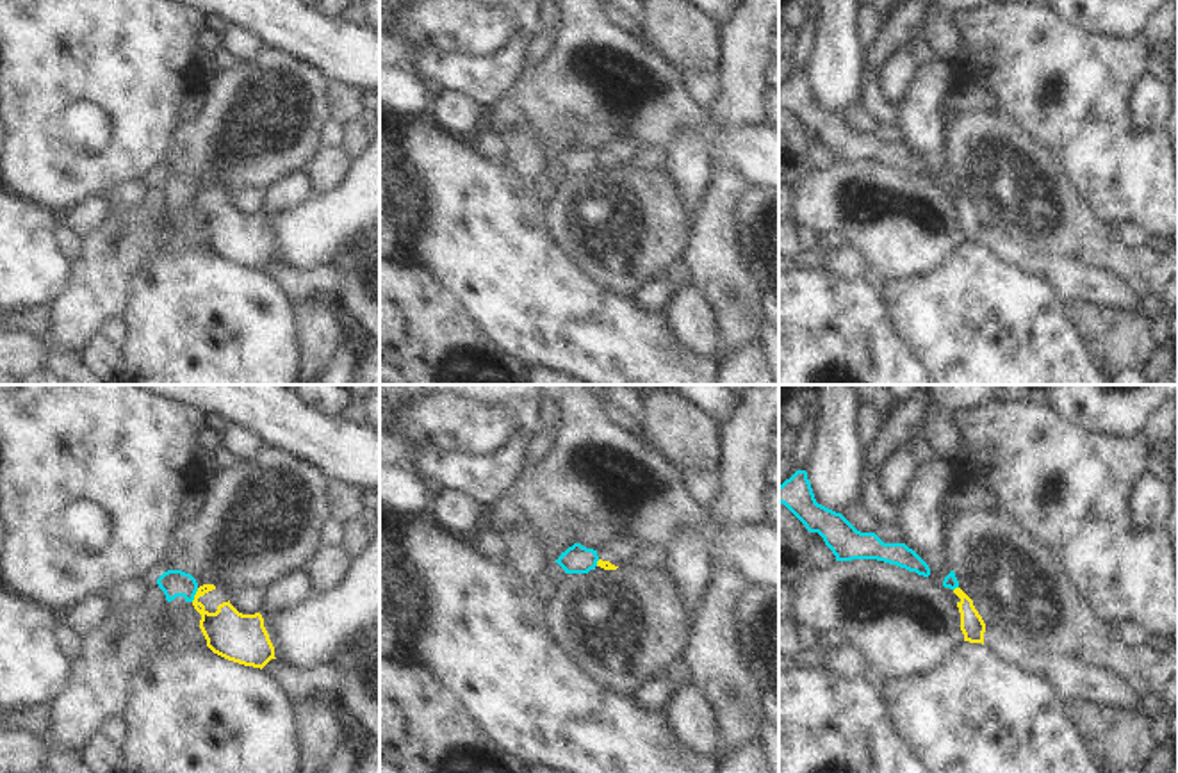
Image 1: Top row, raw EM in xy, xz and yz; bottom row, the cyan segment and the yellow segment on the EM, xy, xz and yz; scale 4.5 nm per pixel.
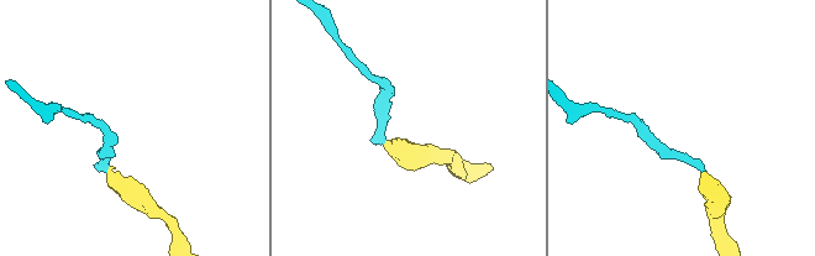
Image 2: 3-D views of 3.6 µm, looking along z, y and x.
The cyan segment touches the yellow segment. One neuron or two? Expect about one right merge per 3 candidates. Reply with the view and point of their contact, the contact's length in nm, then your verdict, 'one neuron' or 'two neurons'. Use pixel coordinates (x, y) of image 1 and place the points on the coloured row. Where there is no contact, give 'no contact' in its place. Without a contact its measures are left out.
contact xy (195, 593); length 70 nm; two neurons

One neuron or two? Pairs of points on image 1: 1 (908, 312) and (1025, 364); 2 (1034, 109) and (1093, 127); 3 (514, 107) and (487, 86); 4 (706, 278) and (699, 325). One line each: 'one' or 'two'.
1: one
2: one
3: two
4: two

